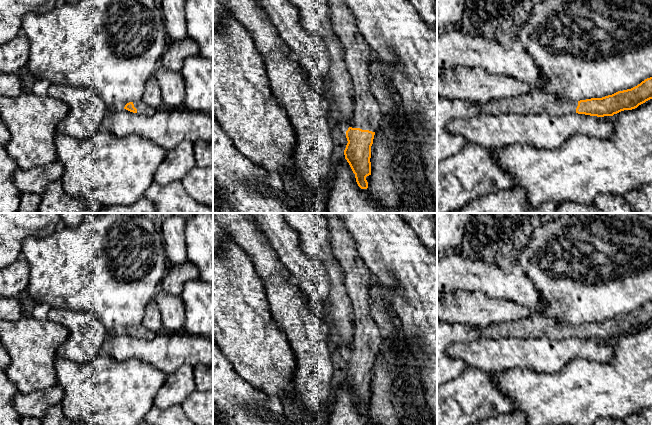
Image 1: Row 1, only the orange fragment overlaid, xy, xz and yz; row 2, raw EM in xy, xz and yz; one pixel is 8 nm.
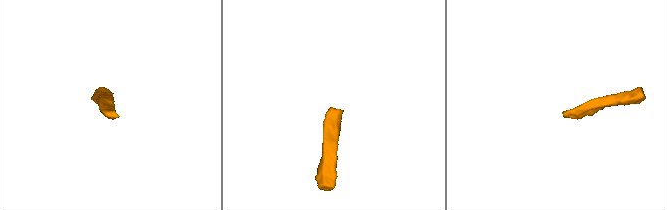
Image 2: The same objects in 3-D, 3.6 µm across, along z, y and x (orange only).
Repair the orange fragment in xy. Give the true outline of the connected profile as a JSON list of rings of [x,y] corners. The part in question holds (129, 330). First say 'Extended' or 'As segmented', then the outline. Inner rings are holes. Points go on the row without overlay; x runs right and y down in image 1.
Extended. [[[142,324],[129,326],[125,329],[124,333],[141,339],[153,339],[156,335]]]

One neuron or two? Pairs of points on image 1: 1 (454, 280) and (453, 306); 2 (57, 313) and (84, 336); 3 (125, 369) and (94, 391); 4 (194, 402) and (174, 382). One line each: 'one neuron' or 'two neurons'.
1: two neurons
2: one neuron
3: one neuron
4: two neurons

